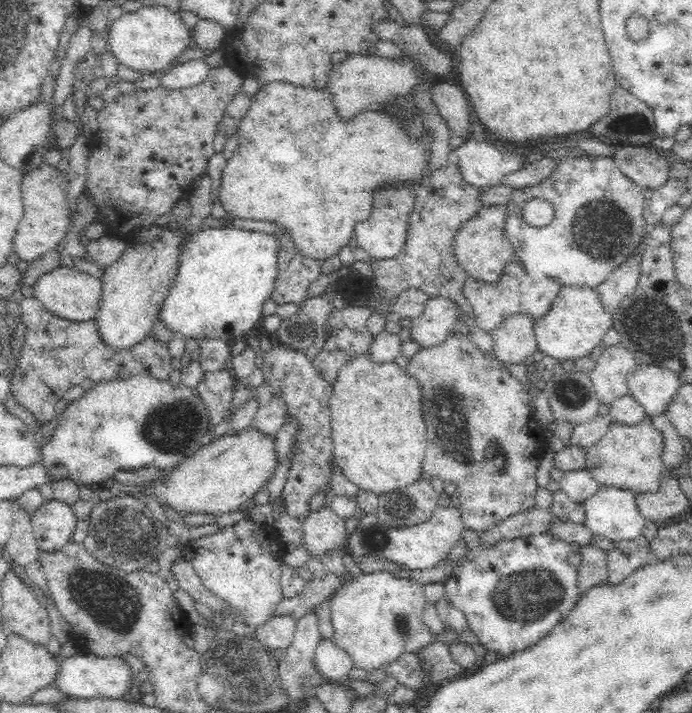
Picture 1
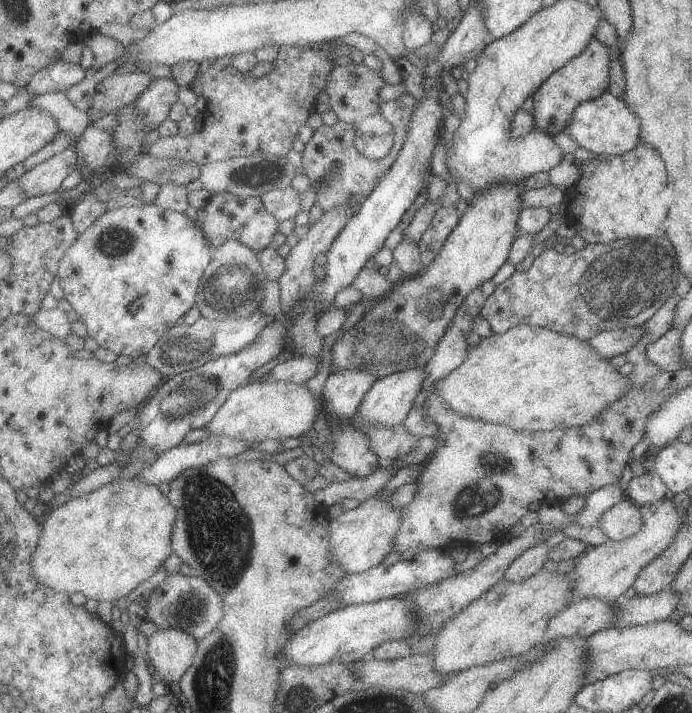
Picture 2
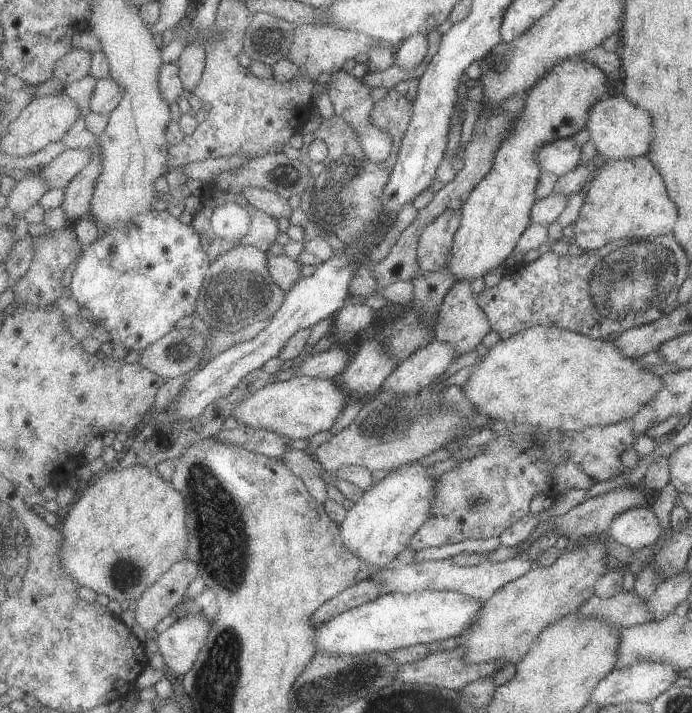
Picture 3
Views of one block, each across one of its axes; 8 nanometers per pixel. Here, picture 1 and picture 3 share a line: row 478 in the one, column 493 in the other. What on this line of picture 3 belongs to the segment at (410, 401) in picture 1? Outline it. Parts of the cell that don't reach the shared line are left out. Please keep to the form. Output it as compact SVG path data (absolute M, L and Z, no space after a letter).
M536 325L532 328L513 334L508 340L503 340L496 348L490 350L485 358L481 358L474 366L474 372L470 376L470 380L465 384L464 388L469 399L475 404L476 408L480 408L483 413L493 416L496 420L504 422L514 422L514 424L528 424L536 430L542 428L550 431L581 431L586 427L613 425L621 420L630 418L646 404L649 403L655 394L663 387L663 378L658 374L648 371L648 369L637 359L626 356L613 343L613 341L605 341L592 338L588 335L575 333L558 327L543 327Z

